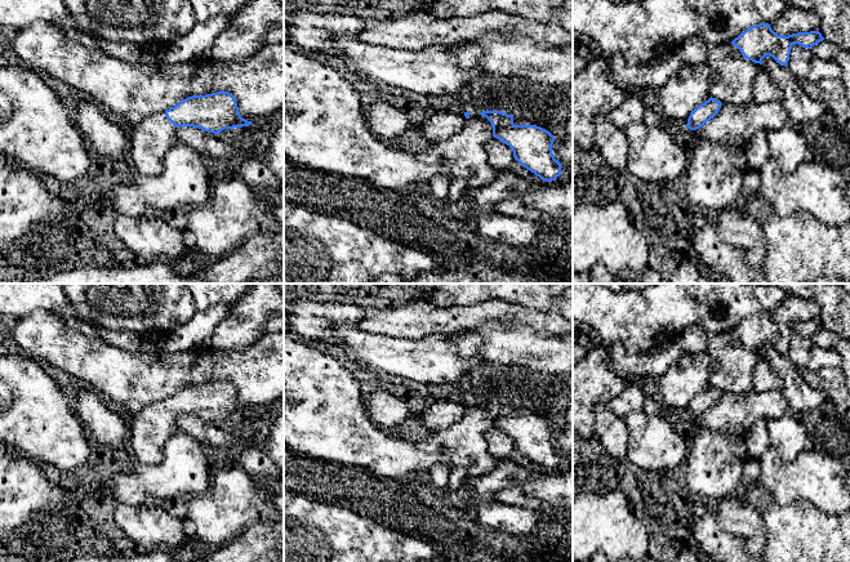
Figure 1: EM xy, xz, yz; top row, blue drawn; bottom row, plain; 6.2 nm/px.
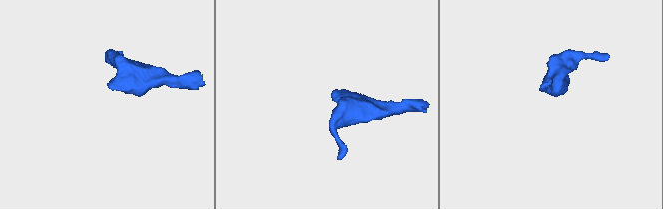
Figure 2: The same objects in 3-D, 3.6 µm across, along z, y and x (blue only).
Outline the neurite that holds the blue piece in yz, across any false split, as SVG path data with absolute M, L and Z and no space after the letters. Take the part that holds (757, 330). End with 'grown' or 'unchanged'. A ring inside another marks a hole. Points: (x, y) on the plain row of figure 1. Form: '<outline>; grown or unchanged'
M760 312L748 316L731 333L736 335L742 344L755 352L762 353L766 344L773 345L780 354L787 354L791 336L798 333L811 338L824 326L819 320L798 321L788 325L775 322L769 312Z; unchanged

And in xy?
M228 380L192 384L164 402L134 409L128 419L130 445L141 464L159 465L168 440L178 431L178 415L193 415L219 423L224 418L253 412L241 406L236 387Z; grown

